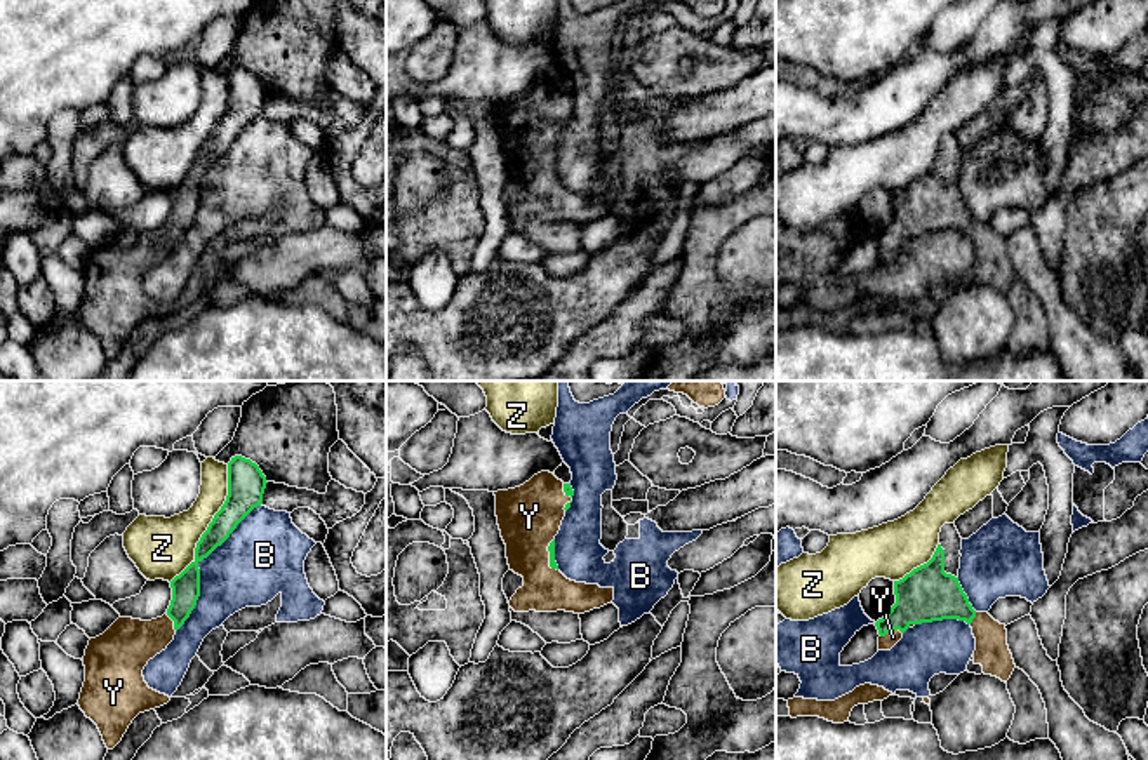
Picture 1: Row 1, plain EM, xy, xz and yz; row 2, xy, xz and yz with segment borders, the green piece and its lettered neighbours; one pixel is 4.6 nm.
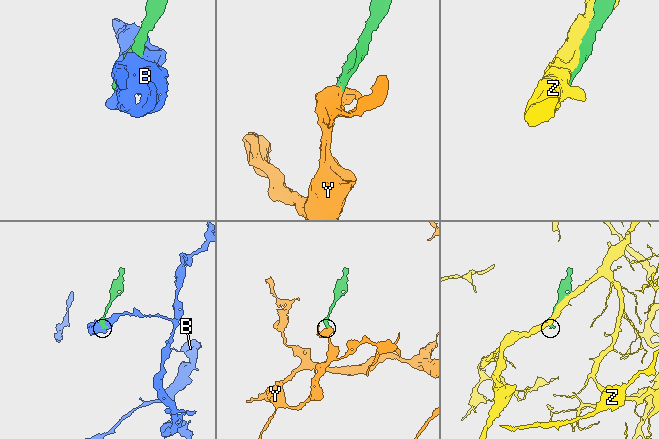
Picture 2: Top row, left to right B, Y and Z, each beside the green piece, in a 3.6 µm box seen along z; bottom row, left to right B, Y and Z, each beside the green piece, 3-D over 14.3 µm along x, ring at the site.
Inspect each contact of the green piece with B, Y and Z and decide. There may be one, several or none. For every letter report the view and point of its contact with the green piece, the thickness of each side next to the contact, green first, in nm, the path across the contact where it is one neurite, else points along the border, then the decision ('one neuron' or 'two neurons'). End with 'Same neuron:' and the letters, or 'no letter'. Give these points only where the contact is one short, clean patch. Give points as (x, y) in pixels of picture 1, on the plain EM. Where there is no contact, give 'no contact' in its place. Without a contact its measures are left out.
B: contact xy (197, 176); calibres 130 and 360 nm; two neurons
Y: contact yz (891, 239); calibres 260 and 70 nm; way yz (927, 204), (891, 239), (893, 247); one neuron
Z: contact xy (209, 134); calibres 180 and 280 nm; two neurons
Same neuron: Y

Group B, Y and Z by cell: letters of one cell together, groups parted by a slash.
B / Y / Z

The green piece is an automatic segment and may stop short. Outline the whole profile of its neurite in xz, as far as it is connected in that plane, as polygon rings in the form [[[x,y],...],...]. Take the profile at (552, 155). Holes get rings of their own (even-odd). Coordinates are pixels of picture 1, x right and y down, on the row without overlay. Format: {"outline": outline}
{"outline": [[[541,82],[524,96],[497,101],[494,106],[497,136],[506,155],[510,181],[524,188],[524,197],[510,210],[510,217],[515,223],[565,221],[584,224],[614,210],[614,198],[571,191],[558,181],[555,172],[555,146],[574,106],[571,94],[564,94],[550,82]]]}

